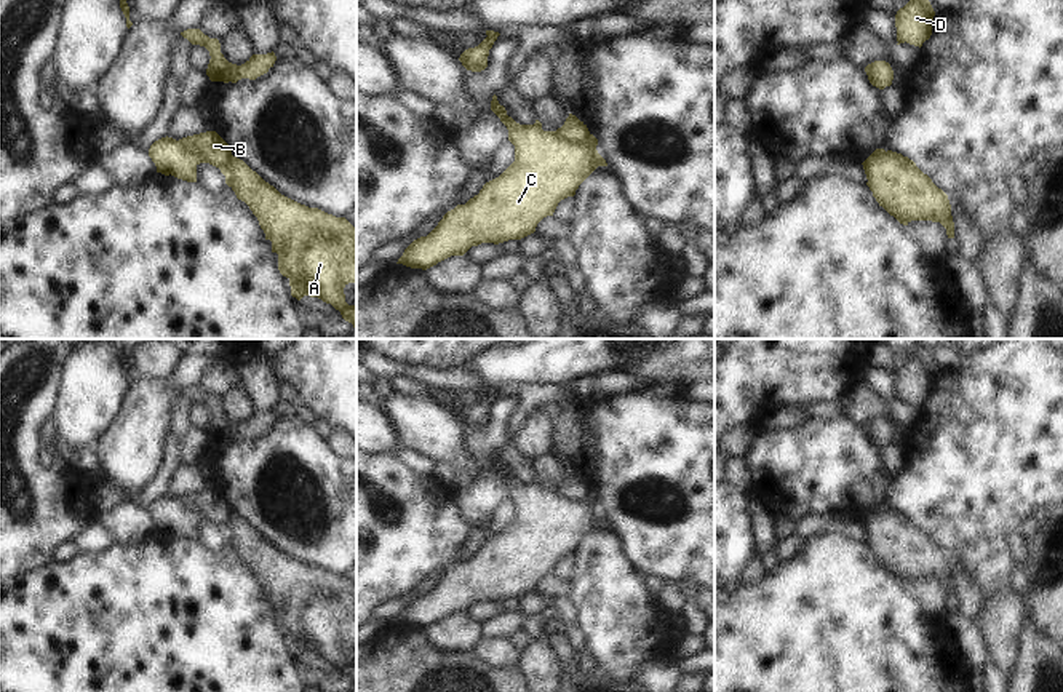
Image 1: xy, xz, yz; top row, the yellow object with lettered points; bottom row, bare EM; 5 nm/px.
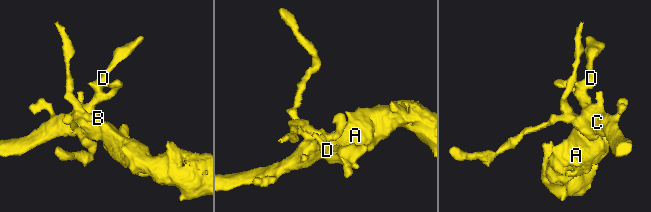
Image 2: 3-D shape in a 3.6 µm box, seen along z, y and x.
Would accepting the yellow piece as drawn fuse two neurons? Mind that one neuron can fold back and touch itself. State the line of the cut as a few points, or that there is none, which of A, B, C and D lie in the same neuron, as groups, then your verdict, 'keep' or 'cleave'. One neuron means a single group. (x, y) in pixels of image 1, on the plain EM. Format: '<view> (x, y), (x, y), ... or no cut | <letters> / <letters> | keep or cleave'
xz (547, 489), (573, 501), (585, 501), (590, 496) | A C D / B | cleave

